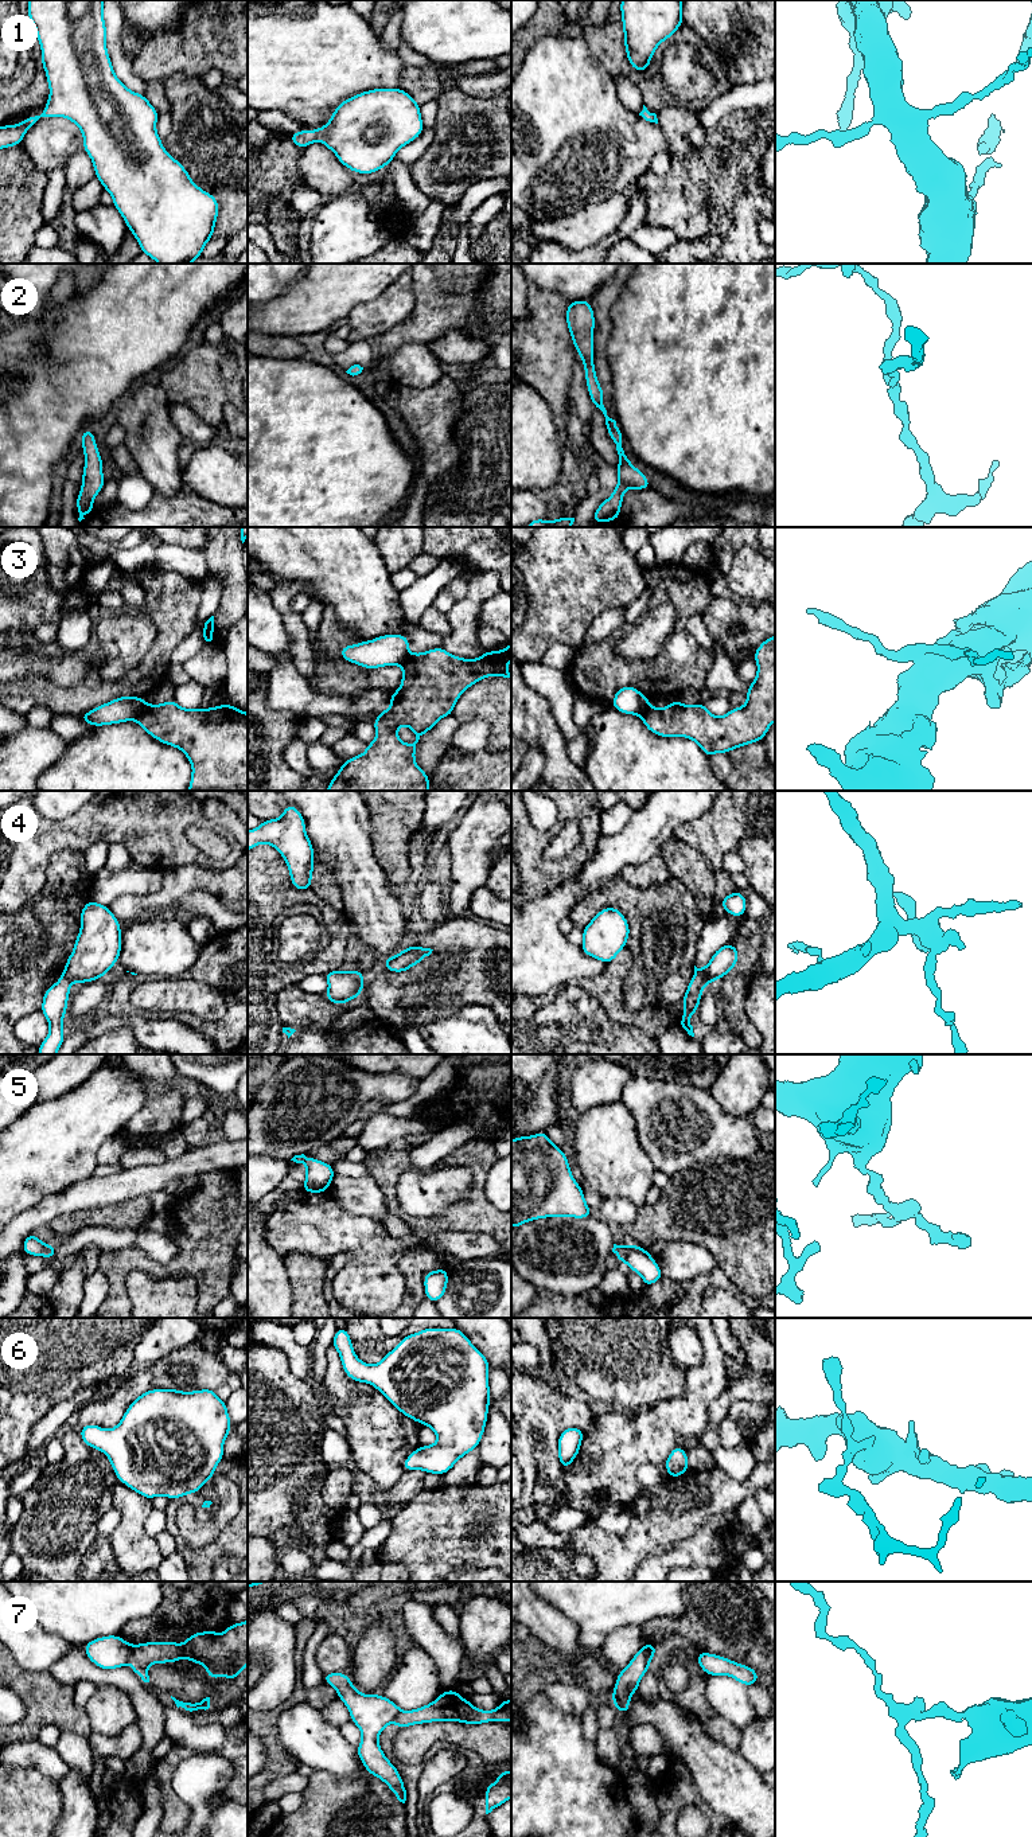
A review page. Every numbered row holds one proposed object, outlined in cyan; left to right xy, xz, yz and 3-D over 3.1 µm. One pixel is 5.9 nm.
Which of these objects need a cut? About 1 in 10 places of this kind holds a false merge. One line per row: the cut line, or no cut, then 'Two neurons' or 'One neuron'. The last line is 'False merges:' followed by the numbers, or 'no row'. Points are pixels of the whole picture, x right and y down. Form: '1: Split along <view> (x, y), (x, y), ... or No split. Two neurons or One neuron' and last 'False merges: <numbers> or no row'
1: No split. One neuron
2: No split. One neuron
3: Split along xy (145, 704), (135, 720). Two neurons
4: No split. One neuron
5: No split. One neuron
6: No split. One neuron
7: Split along xy (129, 1645), (131, 1657). Two neurons
False merges: 3, 7

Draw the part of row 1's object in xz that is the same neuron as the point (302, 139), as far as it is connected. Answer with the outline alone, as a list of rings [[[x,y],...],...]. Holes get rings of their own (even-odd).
[[[392,87],[373,89],[353,95],[339,104],[324,126],[314,130],[299,130],[291,133],[289,137],[299,148],[322,141],[346,168],[367,175],[386,167],[396,159],[397,151],[416,140],[422,130],[420,105],[406,91]]]

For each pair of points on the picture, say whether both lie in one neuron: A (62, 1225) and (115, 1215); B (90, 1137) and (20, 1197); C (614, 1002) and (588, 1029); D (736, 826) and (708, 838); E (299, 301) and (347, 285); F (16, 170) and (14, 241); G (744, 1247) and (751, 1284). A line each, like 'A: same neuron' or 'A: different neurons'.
A: same neuron
B: same neuron
C: different neurons
D: same neuron
E: same neuron
F: same neuron
G: same neuron

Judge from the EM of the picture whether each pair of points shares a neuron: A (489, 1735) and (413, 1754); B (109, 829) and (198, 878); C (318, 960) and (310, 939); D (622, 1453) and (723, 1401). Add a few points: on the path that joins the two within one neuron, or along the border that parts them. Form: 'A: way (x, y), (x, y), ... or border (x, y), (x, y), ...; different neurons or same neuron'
A: way (470, 1735), (432, 1735); same neuron
B: border (198, 862), (187, 862), (162, 870); different neurons
C: border (312, 955), (310, 958); different neurons
D: border (728, 1384), (709, 1404), (708, 1423); different neurons

